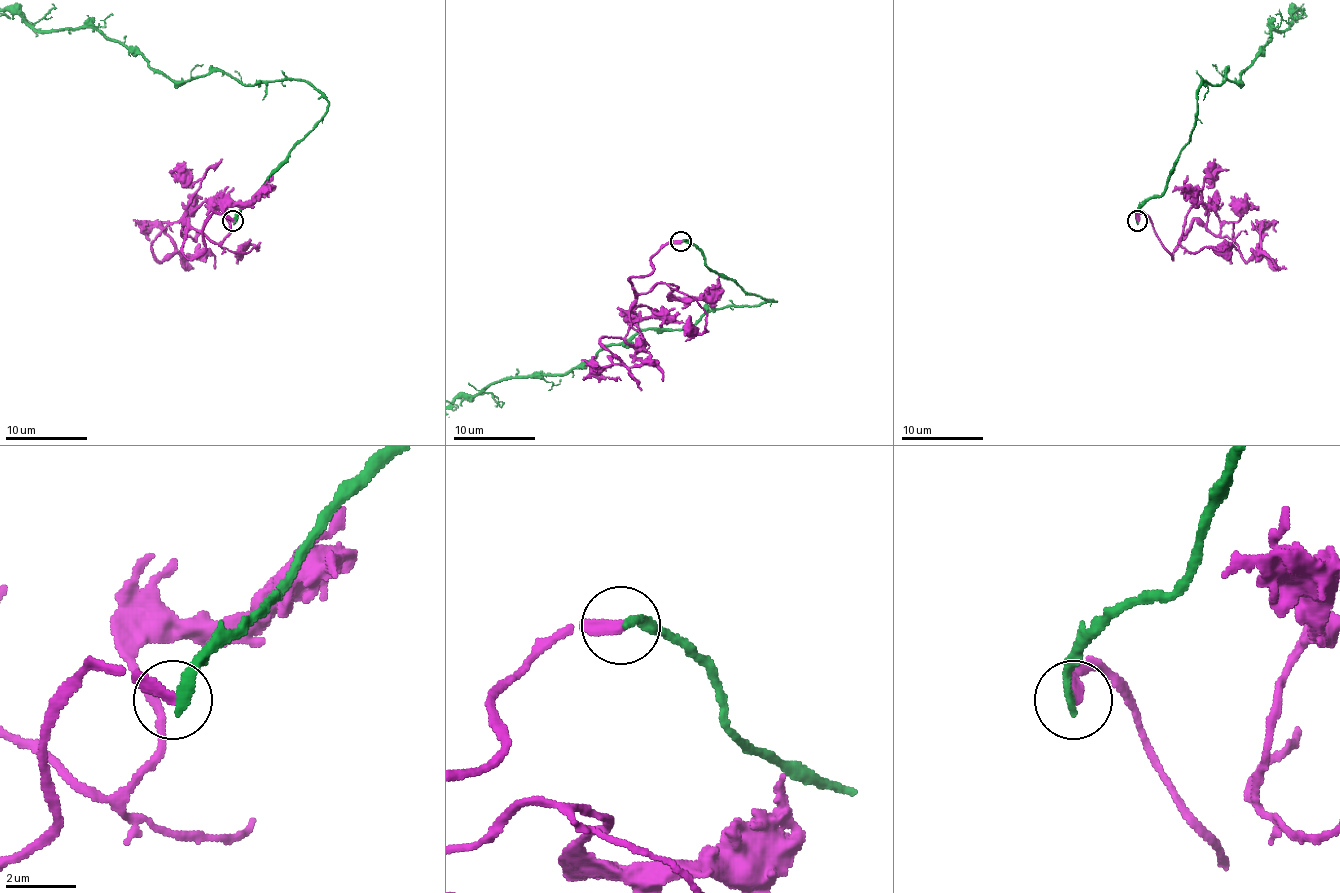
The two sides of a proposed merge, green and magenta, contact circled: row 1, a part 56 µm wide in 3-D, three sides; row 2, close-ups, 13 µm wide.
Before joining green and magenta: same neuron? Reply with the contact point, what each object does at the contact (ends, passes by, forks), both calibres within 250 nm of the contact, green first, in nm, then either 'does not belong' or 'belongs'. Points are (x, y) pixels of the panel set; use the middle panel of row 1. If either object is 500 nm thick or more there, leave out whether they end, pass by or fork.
place (681, 241); green ends; magenta ends; calibres 280 and 280 nm; does not belong

